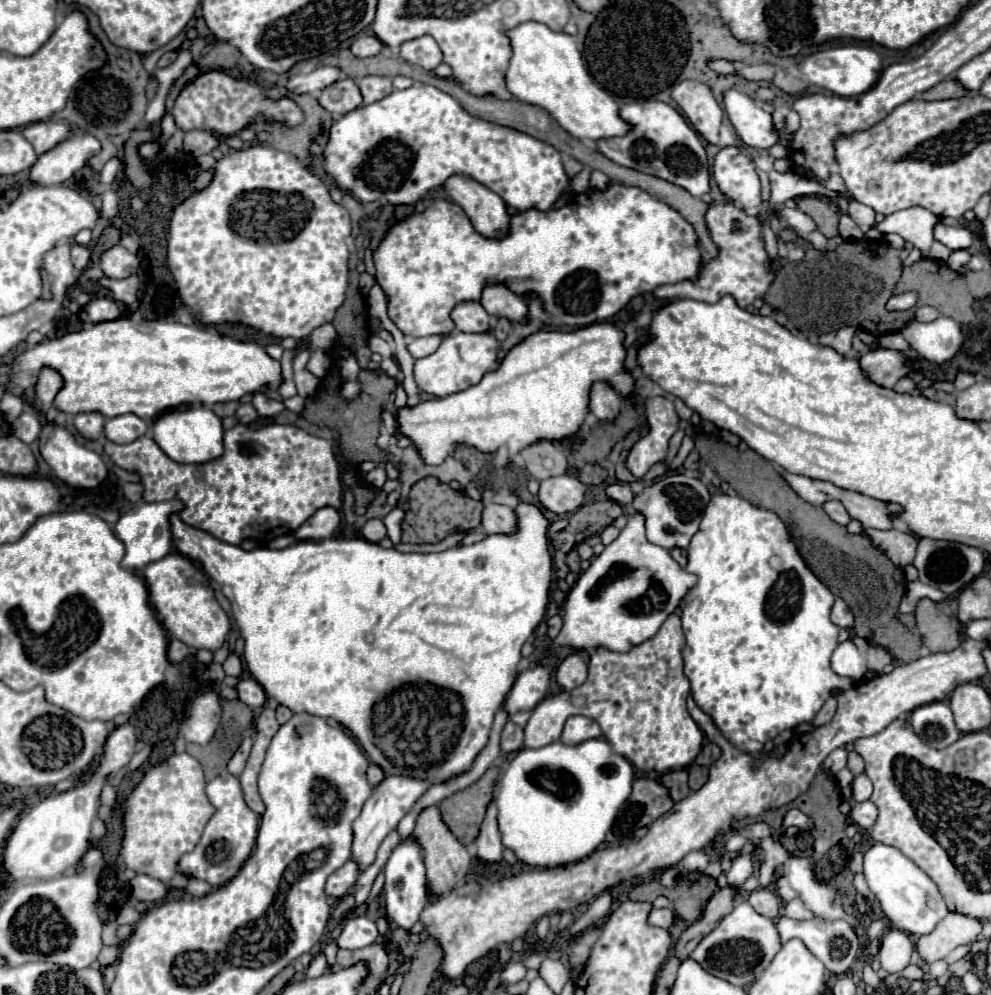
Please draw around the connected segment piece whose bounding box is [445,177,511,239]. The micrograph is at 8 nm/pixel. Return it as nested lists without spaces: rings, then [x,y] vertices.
[[[451,177],[445,183],[445,193],[459,203],[471,225],[485,239],[501,239],[511,231],[511,213],[505,201],[491,189],[473,179]]]

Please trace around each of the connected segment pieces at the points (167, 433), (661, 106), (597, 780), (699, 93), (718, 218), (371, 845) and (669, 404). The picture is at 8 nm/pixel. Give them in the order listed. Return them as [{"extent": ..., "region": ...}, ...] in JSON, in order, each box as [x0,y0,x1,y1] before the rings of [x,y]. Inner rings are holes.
[{"extent":[153,407,223,463],"region":[[[187,407],[163,413],[153,423],[153,439],[163,447],[165,455],[177,463],[209,463],[223,455],[223,419],[205,407]]]},{"extent":[599,101,709,197],"region":[[[645,101],[623,105],[619,109],[619,115],[625,123],[631,125],[631,129],[621,137],[599,139],[599,153],[617,165],[675,183],[695,197],[709,193],[709,165],[705,149],[699,141],[699,135],[687,125],[677,109],[663,101]]]},{"extent":[495,739,633,867],"region":[[[589,739],[587,743],[579,743],[579,745],[565,745],[561,741],[555,741],[551,745],[545,745],[541,749],[521,749],[511,763],[505,767],[501,779],[499,779],[499,793],[495,793],[495,805],[497,805],[497,823],[499,823],[499,831],[503,835],[503,845],[507,849],[511,849],[519,861],[531,865],[531,867],[559,867],[559,865],[567,865],[567,863],[575,863],[587,855],[591,855],[603,841],[607,831],[611,829],[619,807],[627,801],[629,793],[631,793],[631,783],[633,783],[633,767],[627,759],[623,759],[623,755],[615,753],[611,749],[611,745],[605,739]]]},{"extent":[671,81,723,145],"region":[[[687,81],[673,87],[671,97],[683,109],[685,117],[691,125],[713,145],[719,143],[719,127],[723,119],[723,111],[717,105],[711,89],[707,85],[689,87]]]},{"extent":[655,203,773,307],"region":[[[713,203],[707,211],[707,227],[713,241],[721,247],[719,257],[703,265],[697,281],[683,281],[675,285],[661,285],[655,289],[659,299],[695,299],[705,303],[717,303],[723,295],[733,295],[739,307],[749,307],[757,297],[763,297],[773,281],[773,273],[765,265],[763,241],[759,237],[761,225],[757,217],[749,217],[733,203]]]},{"extent":[353,775,431,871],"region":[[[389,775],[373,789],[373,795],[363,805],[359,819],[353,823],[353,831],[355,831],[353,859],[359,863],[361,871],[373,863],[377,847],[381,845],[381,841],[387,837],[389,831],[393,831],[397,827],[397,823],[413,809],[413,805],[419,801],[419,797],[429,787],[431,787],[431,783],[427,779],[415,779],[409,775]]]},{"extent":[627,395,679,479],"region":[[[657,395],[647,397],[645,403],[645,425],[647,433],[629,449],[627,469],[641,479],[655,463],[665,461],[669,453],[669,439],[679,431],[679,415],[671,399]]]}]

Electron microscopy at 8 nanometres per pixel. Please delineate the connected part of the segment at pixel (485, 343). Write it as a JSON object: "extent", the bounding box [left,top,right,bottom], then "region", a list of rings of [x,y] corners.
{"extent":[415,329,501,397],"region":[[[493,329],[485,333],[453,331],[435,353],[415,361],[415,381],[421,391],[437,397],[447,397],[447,395],[465,391],[467,387],[479,383],[485,373],[495,369],[499,349],[501,349],[501,343],[497,341]]]}

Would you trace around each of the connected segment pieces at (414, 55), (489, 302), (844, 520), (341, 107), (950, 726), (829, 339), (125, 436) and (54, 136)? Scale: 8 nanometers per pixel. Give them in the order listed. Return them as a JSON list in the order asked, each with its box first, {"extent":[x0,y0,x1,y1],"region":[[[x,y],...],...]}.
[{"extent":[399,35,443,71],"region":[[[429,35],[403,43],[399,49],[399,55],[425,71],[433,71],[441,63],[441,57],[443,57],[439,45]]]},{"extent":[479,283,527,321],"region":[[[503,283],[485,285],[479,303],[483,309],[493,317],[507,317],[511,321],[525,321],[523,315],[527,315],[527,307],[523,307],[523,299],[509,291]]]},{"extent":[823,501,851,525],"region":[[[839,501],[825,503],[825,505],[823,505],[823,509],[825,509],[825,513],[827,513],[835,523],[839,523],[839,525],[847,525],[847,523],[851,521],[851,517],[847,515],[847,511],[845,511],[843,503],[839,503]]]},{"extent":[317,77,363,115],"region":[[[341,77],[337,79],[333,85],[325,87],[319,97],[317,97],[319,105],[323,109],[327,109],[329,113],[335,115],[343,115],[347,111],[353,111],[355,107],[359,107],[363,103],[363,97],[359,93],[359,87],[355,85],[353,79],[349,77]]]},{"extent":[909,701,961,749],"region":[[[943,701],[927,703],[927,705],[913,709],[909,721],[911,721],[915,735],[925,745],[935,747],[935,749],[945,749],[961,737],[961,733],[957,731],[953,723],[953,713],[949,705]]]},{"extent":[819,327,857,355],"region":[[[843,327],[843,329],[837,329],[833,333],[821,335],[819,343],[821,345],[829,345],[829,347],[833,347],[835,351],[839,351],[843,355],[853,355],[855,351],[853,351],[851,339],[853,339],[855,333],[857,333],[857,327]]]},{"extent":[105,413,147,443],"region":[[[135,413],[105,419],[105,437],[113,443],[131,443],[147,431],[147,423]]]},{"extent":[23,121,67,155],"region":[[[39,121],[23,127],[23,135],[35,147],[35,153],[43,155],[51,147],[55,147],[55,143],[67,139],[67,125],[55,121]]]}]

